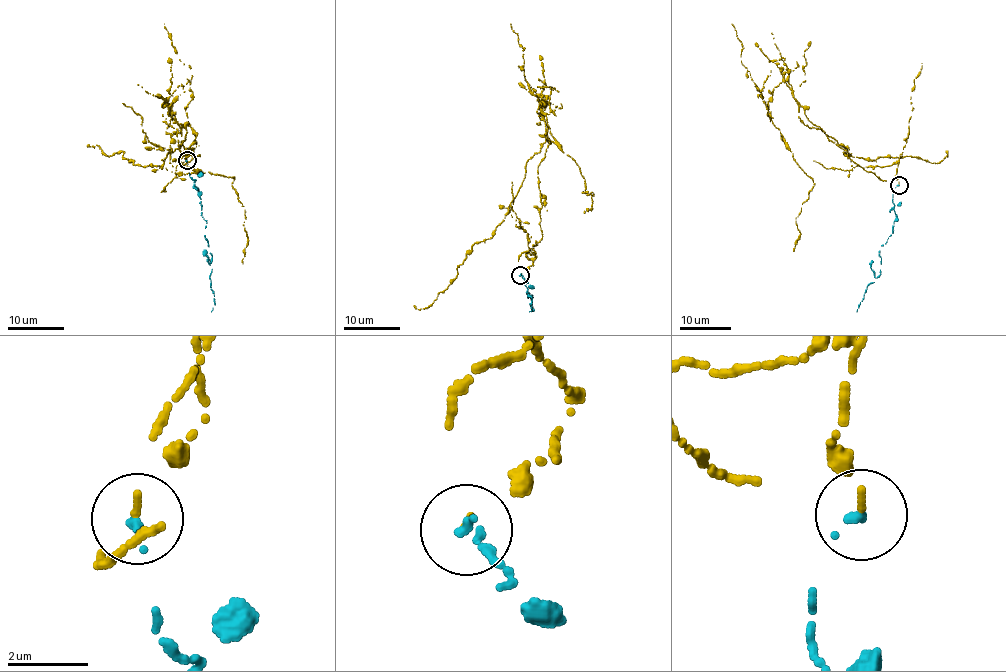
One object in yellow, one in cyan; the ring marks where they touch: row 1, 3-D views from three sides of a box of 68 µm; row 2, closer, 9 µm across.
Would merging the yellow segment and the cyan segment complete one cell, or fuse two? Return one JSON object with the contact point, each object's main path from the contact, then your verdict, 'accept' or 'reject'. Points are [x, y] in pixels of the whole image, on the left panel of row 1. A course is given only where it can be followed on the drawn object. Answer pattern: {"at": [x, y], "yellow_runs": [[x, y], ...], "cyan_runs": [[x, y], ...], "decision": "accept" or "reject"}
{"at": [187, 160], "yellow_runs": [[187, 159], [196, 133], [191, 158], [200, 155], [182, 145], [173, 114], [172, 159], [234, 178], [242, 263]], "cyan_runs": [[187, 160], [189, 176], [195, 180], [200, 198], [212, 258], [211, 311]], "decision": "reject"}

